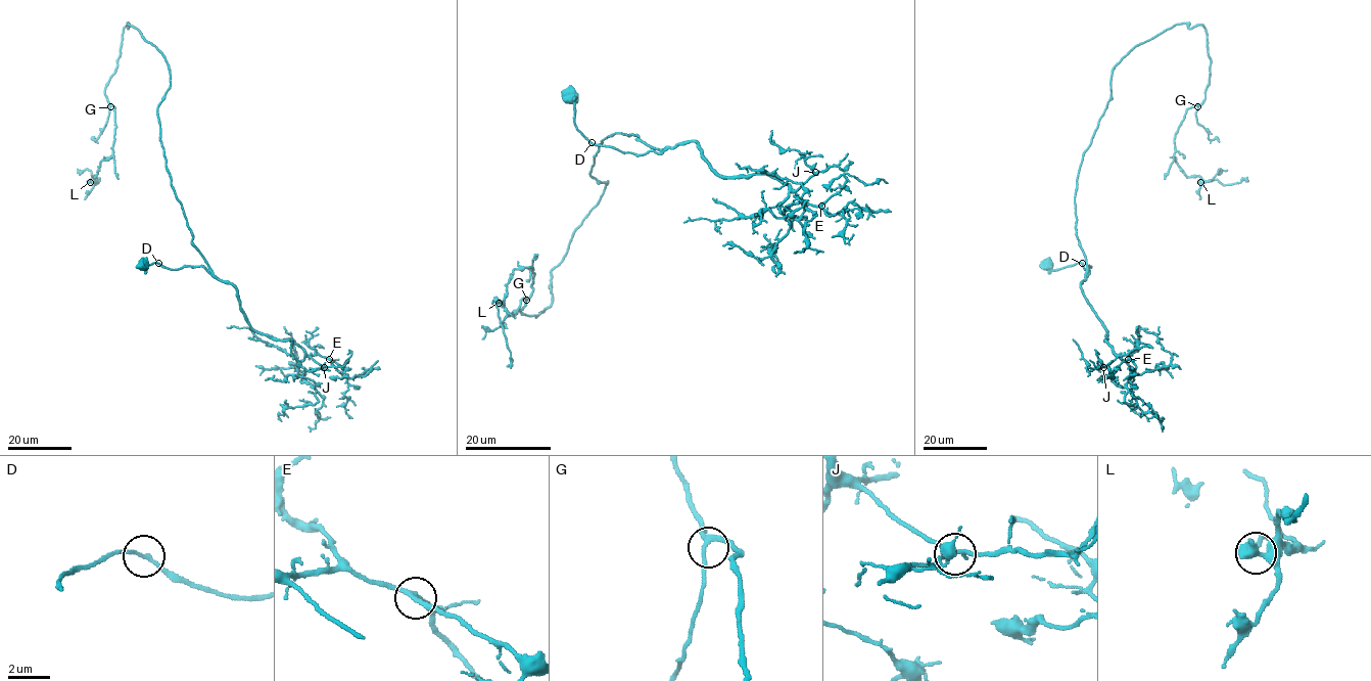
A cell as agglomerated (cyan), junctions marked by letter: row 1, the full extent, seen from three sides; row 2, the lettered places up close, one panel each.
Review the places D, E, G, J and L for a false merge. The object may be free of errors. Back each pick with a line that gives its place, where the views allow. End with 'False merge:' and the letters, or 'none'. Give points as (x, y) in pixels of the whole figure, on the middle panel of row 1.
False merge: none

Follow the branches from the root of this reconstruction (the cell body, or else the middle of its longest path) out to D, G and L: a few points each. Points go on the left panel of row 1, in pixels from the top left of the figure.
D: (142, 265), (145, 270), (146, 266), (158, 263)
G: (142, 265), (209, 272), (159, 140), (169, 65), (128, 24), (105, 88), (110, 106)
L: (142, 265), (209, 272), (159, 140), (169, 65), (128, 24), (105, 88), (113, 152), (89, 182)

